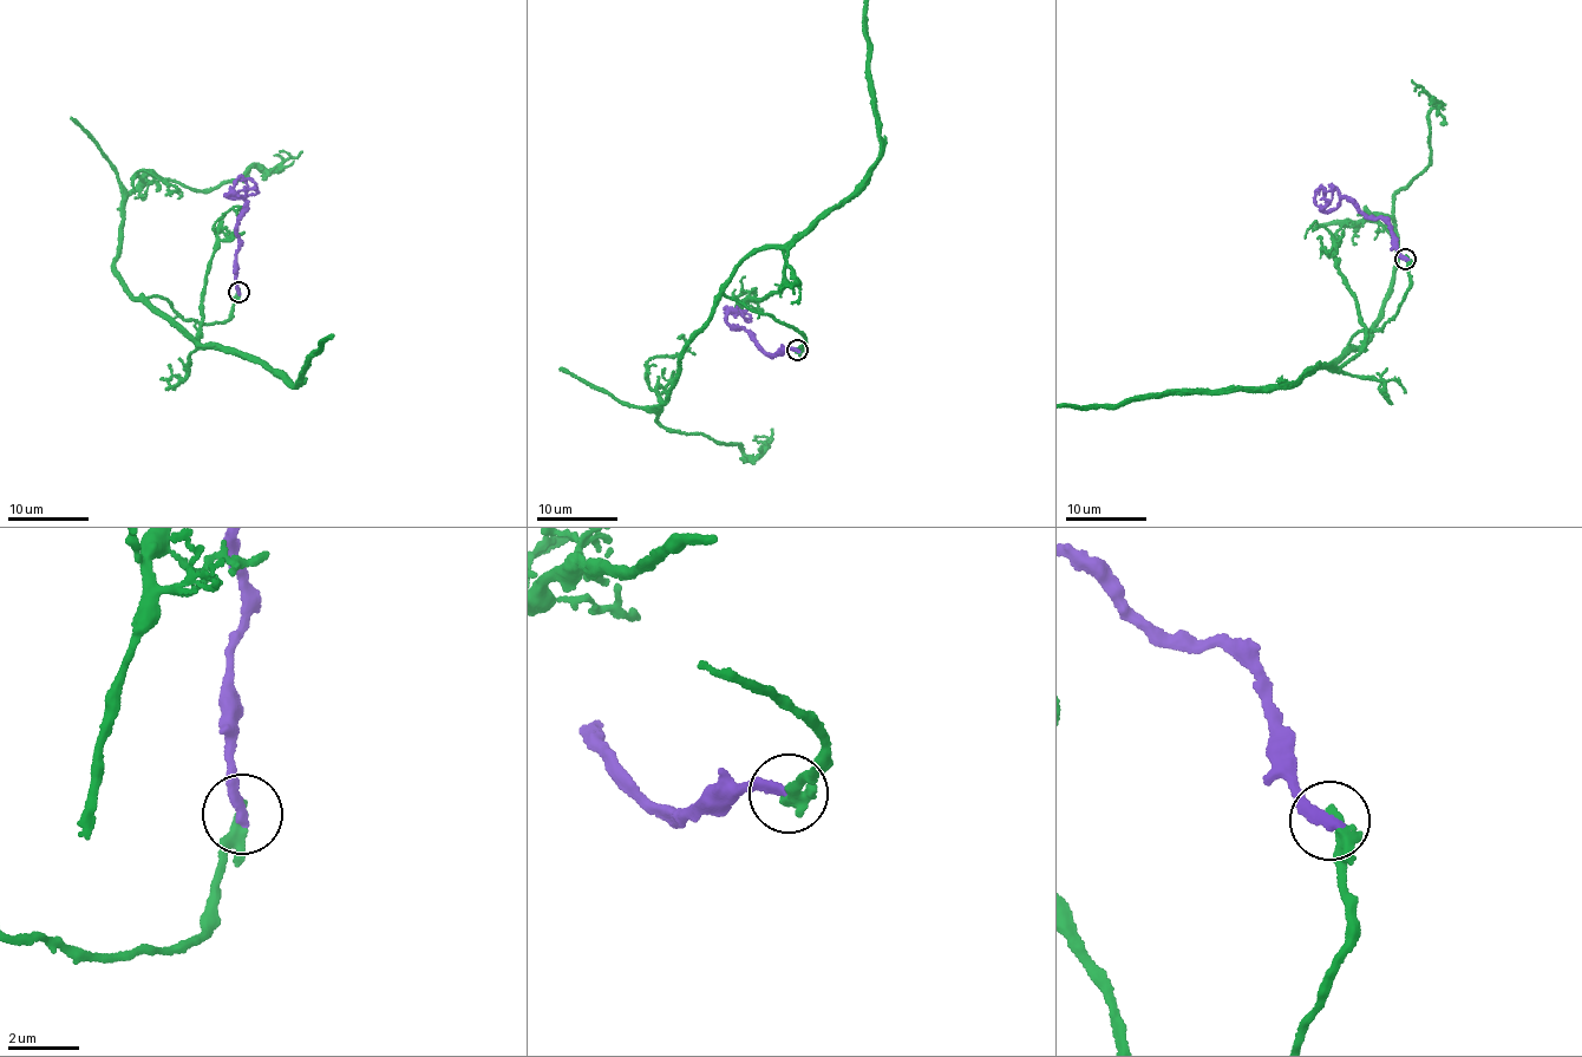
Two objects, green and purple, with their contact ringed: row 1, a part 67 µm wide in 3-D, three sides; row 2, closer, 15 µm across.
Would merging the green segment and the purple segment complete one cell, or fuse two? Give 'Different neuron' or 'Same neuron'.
Different neuron

